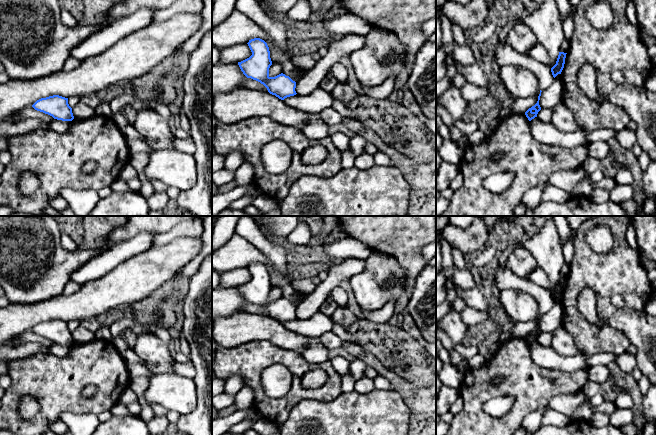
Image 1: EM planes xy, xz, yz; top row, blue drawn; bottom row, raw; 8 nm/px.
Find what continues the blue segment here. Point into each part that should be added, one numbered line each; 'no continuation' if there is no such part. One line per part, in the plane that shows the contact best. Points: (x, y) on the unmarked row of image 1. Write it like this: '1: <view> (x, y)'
no continuation

